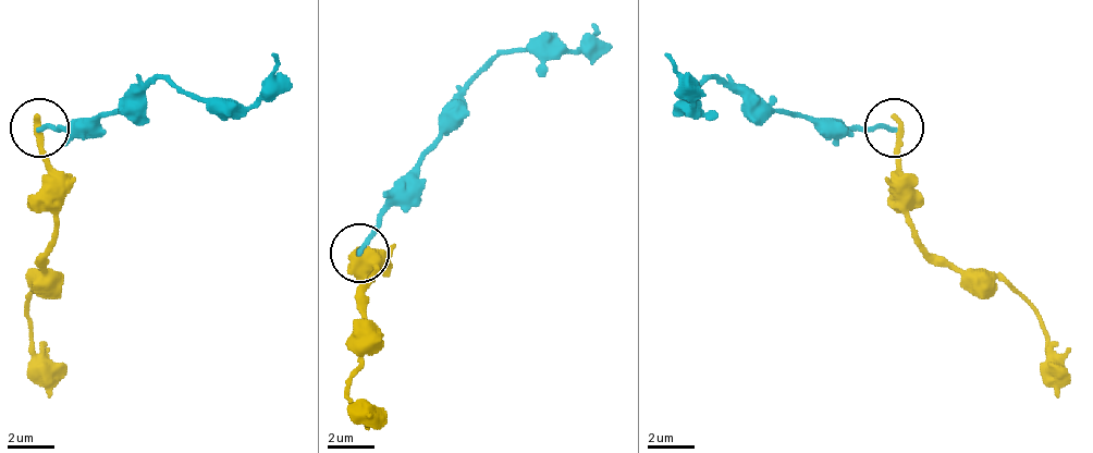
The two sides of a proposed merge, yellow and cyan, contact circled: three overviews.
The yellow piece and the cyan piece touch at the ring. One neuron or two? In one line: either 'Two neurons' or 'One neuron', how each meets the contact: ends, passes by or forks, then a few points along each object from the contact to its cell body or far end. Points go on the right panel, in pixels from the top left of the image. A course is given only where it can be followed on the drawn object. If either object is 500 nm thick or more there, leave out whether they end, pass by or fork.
Two neurons. At the ring yellow ends. At the ring cyan ends. Course of yellow: (895, 130), (912, 235), (959, 270), (995, 270), (1036, 311), (1047, 341), (1047, 381), (1059, 400). Course of cyan: (895, 130), (831, 130), (772, 111), (754, 111), (713, 76), (696, 94), (689, 106), (666, 52)

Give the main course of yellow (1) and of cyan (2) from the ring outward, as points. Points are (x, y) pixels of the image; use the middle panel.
1: (358, 254), (376, 271), (364, 318), (364, 354), (346, 395), (370, 418)
2: (358, 254), (388, 190), (440, 131), (440, 113), (499, 54), (569, 48), (599, 25)

